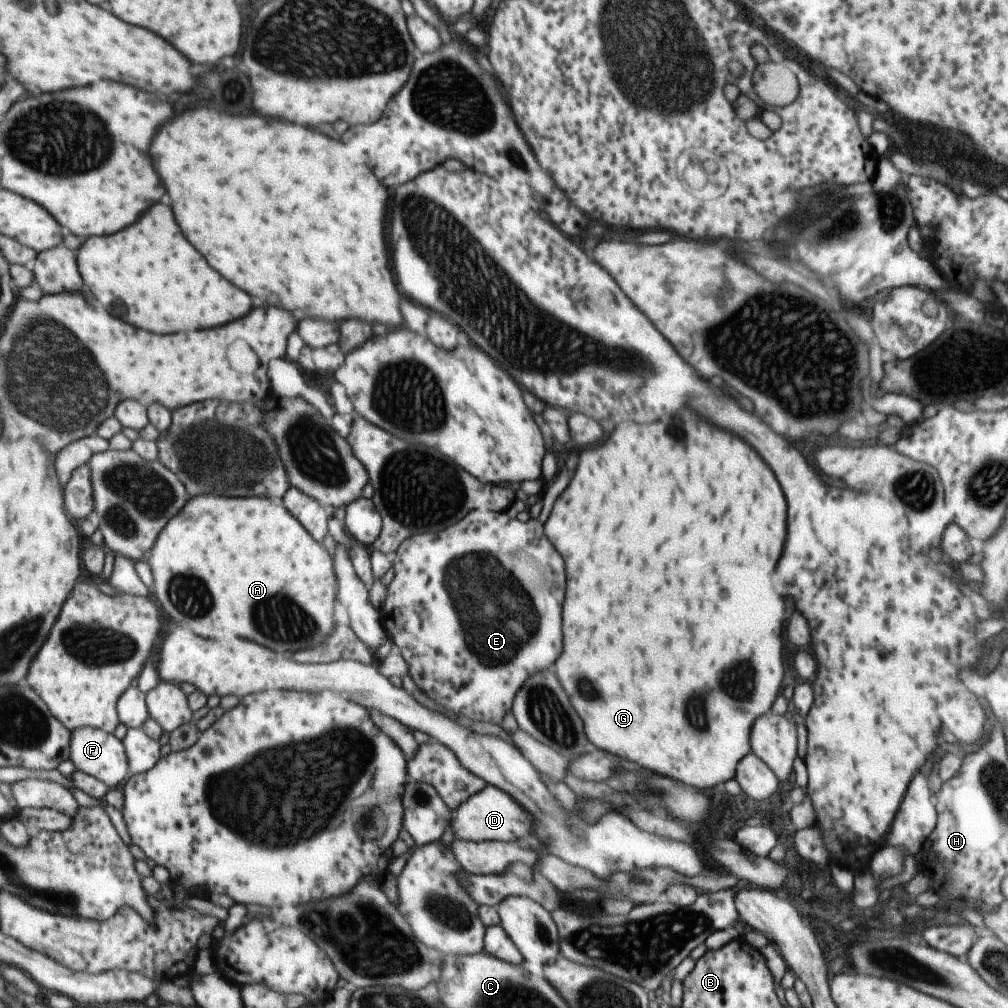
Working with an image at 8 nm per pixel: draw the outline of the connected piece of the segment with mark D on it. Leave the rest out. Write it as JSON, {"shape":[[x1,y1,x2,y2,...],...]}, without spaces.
{"shape":[[487,784,479,794,473,794,459,804,459,808,453,811,449,828,456,839,471,842,507,842,513,846,520,839,531,839,531,818,527,812,502,790]]}

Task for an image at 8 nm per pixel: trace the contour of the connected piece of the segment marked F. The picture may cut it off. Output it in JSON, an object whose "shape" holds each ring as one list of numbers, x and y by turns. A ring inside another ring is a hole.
{"shape":[[104,729,73,731,70,760,76,769,94,775,110,788,123,786,130,777,129,756,123,739]]}

